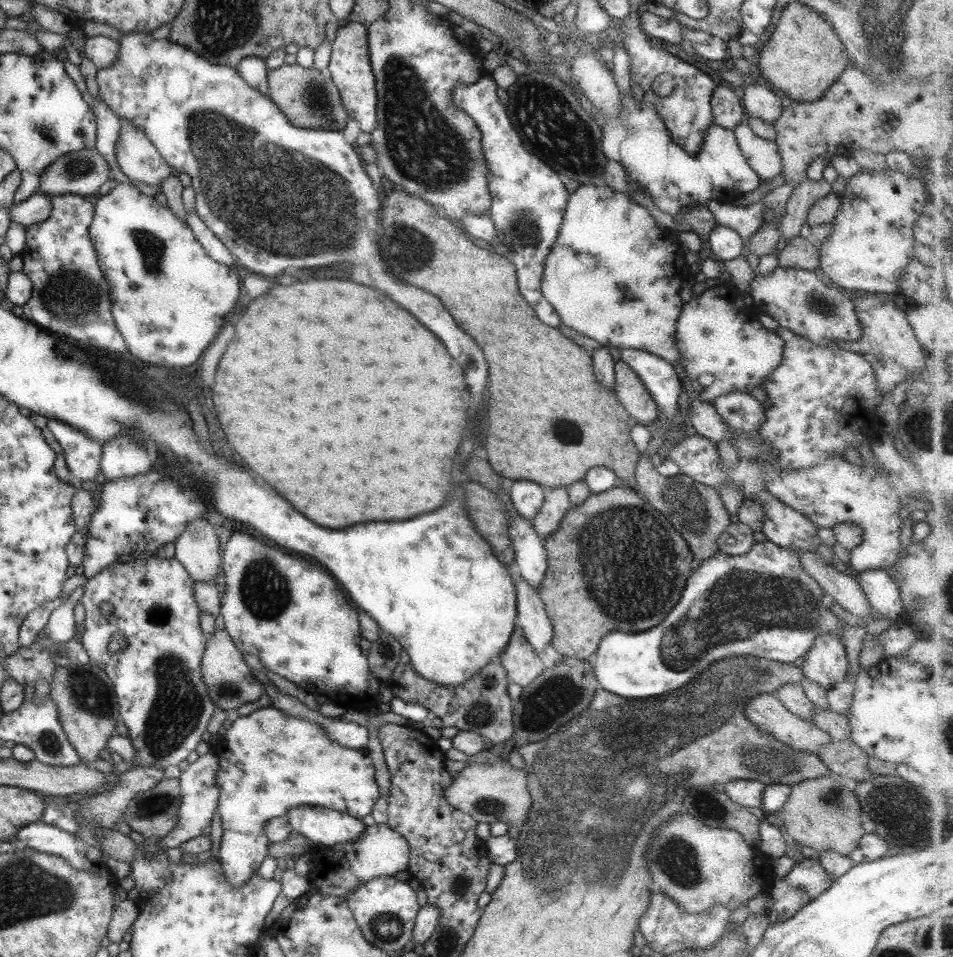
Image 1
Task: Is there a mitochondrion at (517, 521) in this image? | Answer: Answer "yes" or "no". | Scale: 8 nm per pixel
no

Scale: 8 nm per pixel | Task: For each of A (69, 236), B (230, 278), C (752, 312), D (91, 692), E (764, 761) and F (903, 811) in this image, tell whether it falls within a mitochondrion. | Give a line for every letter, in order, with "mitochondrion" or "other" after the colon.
A: other
B: other
C: other
D: mitochondrion
E: mitochondrion
F: mitochondrion

